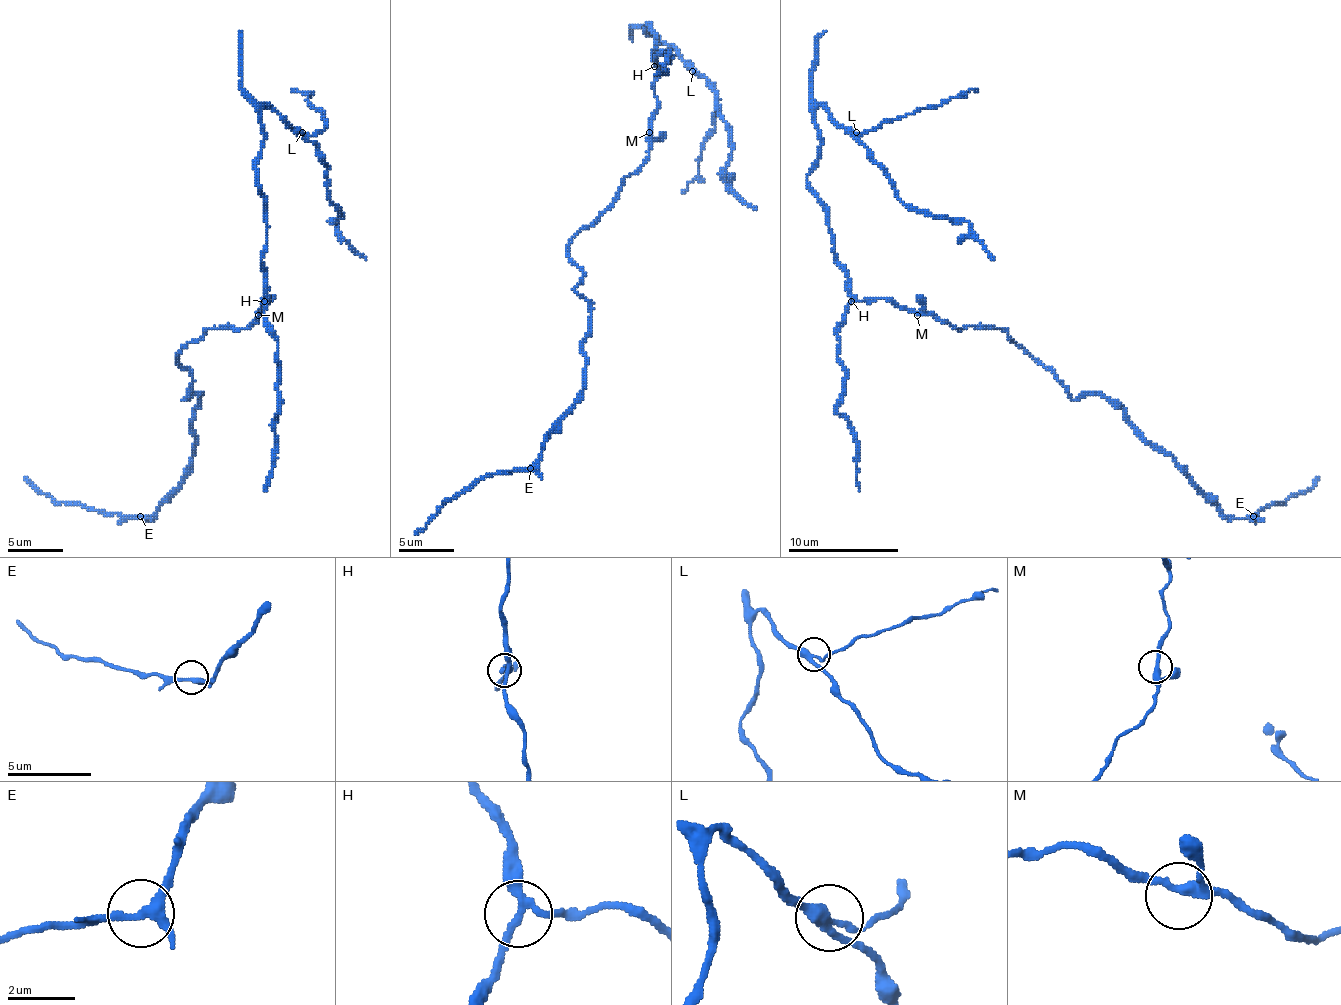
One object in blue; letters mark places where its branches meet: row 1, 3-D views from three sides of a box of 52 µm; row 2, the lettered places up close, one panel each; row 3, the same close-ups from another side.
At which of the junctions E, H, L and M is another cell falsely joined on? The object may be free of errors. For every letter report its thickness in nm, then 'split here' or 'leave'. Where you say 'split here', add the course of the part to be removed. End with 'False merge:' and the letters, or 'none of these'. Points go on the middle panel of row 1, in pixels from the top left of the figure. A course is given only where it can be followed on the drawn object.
E: 260 nm | leave
H: 220 nm | leave
L: 280 nm | split here | (693, 72), (704, 77), (715, 91), (715, 130), (704, 143), (698, 174), (682, 193)
M: 240 nm | leave
False merge: L

